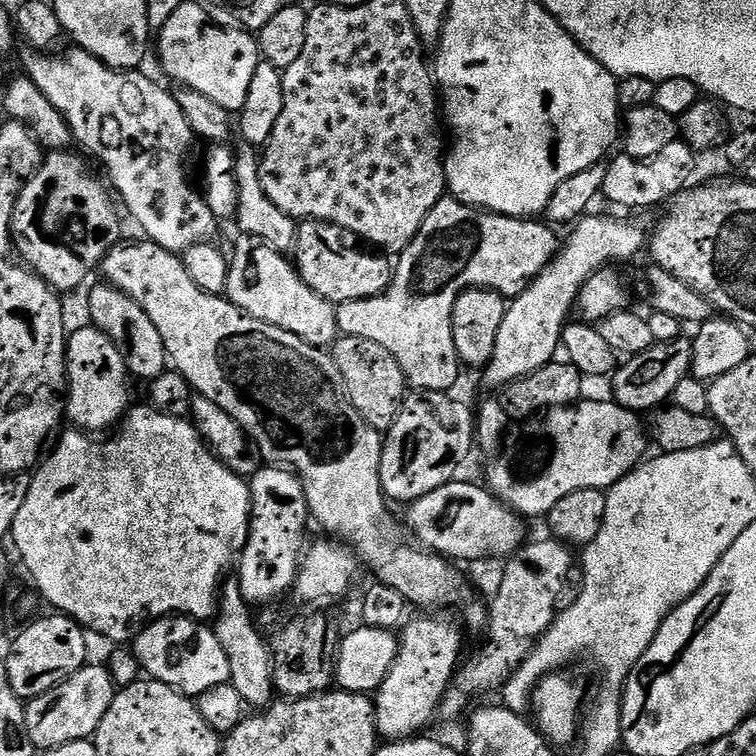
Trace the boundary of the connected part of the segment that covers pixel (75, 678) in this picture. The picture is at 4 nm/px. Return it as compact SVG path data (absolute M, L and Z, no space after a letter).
M85 663L73 676L66 678L58 687L36 697L31 706L24 709L24 721L28 736L37 750L66 746L66 742L95 737L98 726L110 710L118 689L112 684L108 669L103 663Z

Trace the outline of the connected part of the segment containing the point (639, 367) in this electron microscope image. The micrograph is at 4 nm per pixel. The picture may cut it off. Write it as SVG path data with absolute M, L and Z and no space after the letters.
M688 338L671 340L665 344L653 344L650 350L646 350L637 356L629 356L617 367L616 371L611 373L612 396L615 403L621 404L626 410L637 414L651 413L661 406L667 405L673 399L675 387L691 373L692 370L692 341Z

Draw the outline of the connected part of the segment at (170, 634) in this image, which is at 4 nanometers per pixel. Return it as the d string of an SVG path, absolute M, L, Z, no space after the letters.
M178 615L153 620L136 633L130 647L138 658L141 669L151 679L175 688L189 698L200 696L210 690L210 686L222 686L230 681L226 650L222 650L215 631L199 620Z

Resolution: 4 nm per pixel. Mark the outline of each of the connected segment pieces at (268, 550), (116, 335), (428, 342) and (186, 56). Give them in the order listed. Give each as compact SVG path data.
M262 466L250 477L248 486L252 499L252 512L248 518L248 538L244 547L238 552L238 568L240 564L240 596L249 604L268 604L279 596L288 593L296 583L296 573L300 571L302 553L305 551L303 528L310 524L310 513L304 484L295 472L283 466Z
M100 282L100 285L88 296L88 316L98 331L106 333L116 343L131 377L150 382L167 369L168 359L162 334L154 330L154 322L146 318L142 306L138 306L138 302L131 300L125 292L119 292L117 288Z
M445 198L438 201L434 206L434 210L430 210L430 214L426 214L426 222L422 222L422 226L418 230L418 234L410 242L410 246L406 246L406 250L399 253L397 260L400 261L395 261L392 280L389 281L387 288L378 296L371 296L365 300L351 300L345 304L335 305L337 329L345 336L370 338L370 342L378 342L378 346L382 346L385 350L390 350L390 354L394 354L398 366L402 366L405 381L407 381L413 389L423 390L425 392L451 393L453 391L452 387L459 382L460 371L462 371L462 365L456 353L454 338L452 337L452 311L454 310L454 302L468 288L488 288L491 292L498 292L505 298L522 294L522 290L526 290L528 283L551 262L552 257L555 256L558 251L556 236L552 233L555 231L553 231L547 223L536 223L540 222L532 218L500 216L496 212L489 212L483 208L474 208L471 204L464 204L455 198Z
M186 2L178 6L178 10L170 14L166 26L159 28L160 64L176 86L194 90L210 98L210 102L218 102L218 106L225 108L229 114L239 114L246 100L246 94L250 90L250 78L254 78L254 70L262 63L257 37L235 23L219 24L215 20L217 17L203 3L200 4Z

